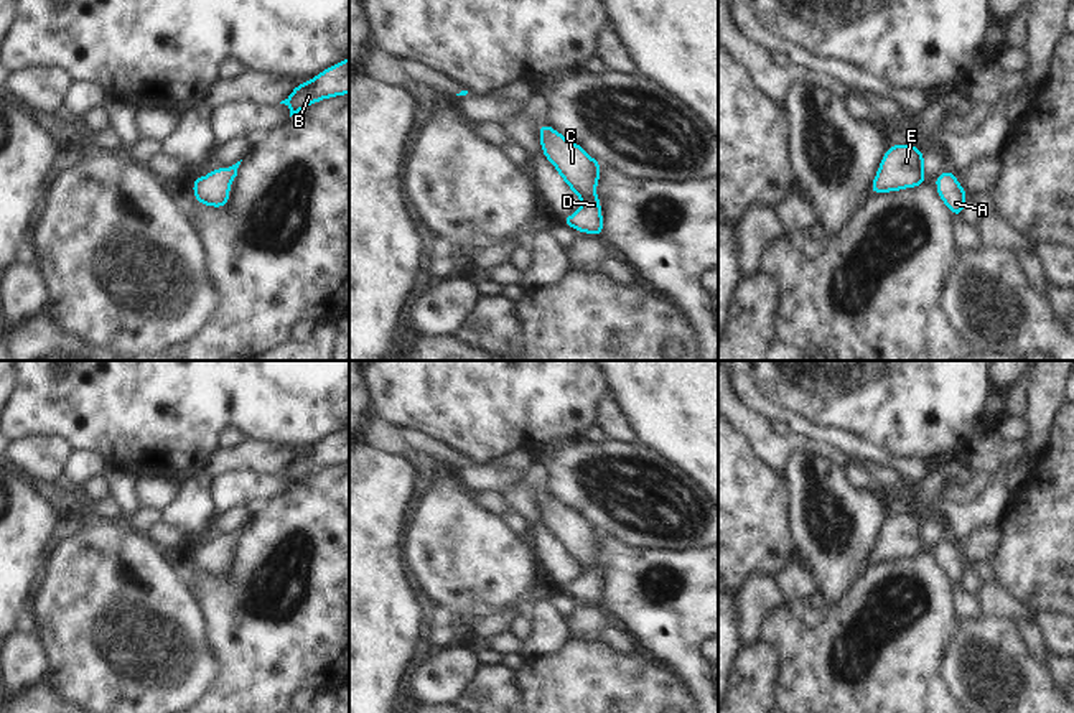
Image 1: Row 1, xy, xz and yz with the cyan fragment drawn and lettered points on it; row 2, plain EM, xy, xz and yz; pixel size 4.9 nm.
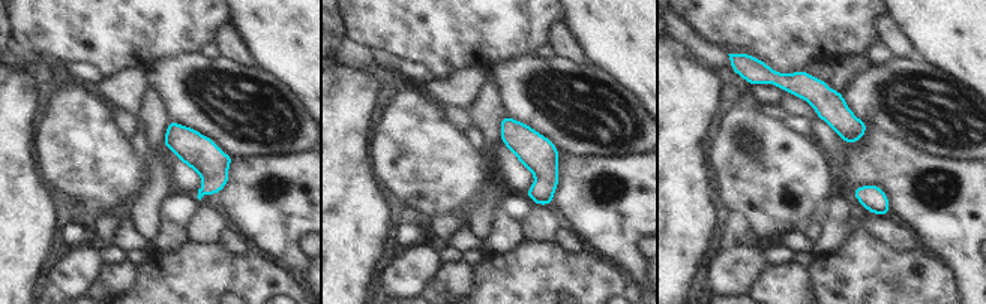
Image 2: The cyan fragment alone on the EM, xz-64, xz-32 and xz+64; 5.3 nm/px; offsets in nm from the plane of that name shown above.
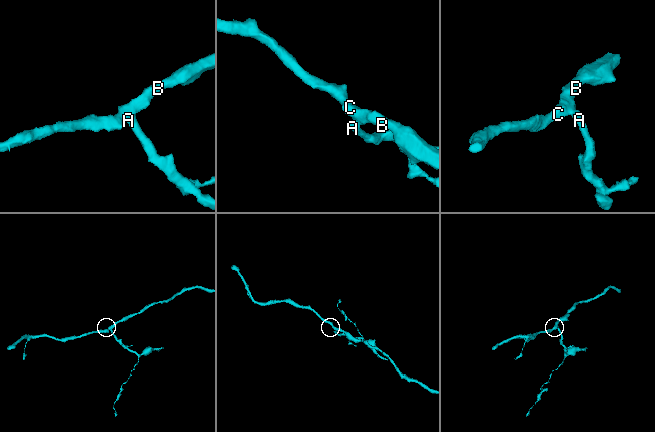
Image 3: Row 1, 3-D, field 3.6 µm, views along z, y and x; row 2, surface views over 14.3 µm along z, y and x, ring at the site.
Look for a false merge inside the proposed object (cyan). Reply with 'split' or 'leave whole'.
leave whole

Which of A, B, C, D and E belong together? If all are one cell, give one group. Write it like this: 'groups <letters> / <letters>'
groups A B C D E

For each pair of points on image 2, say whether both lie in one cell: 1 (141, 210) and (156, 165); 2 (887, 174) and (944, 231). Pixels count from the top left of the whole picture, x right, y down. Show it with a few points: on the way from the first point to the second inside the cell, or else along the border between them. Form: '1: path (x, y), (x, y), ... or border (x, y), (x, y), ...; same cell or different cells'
1: path (150, 199), (156, 189), (156, 175); same cell
2: path (901, 187), (931, 217); same cell

